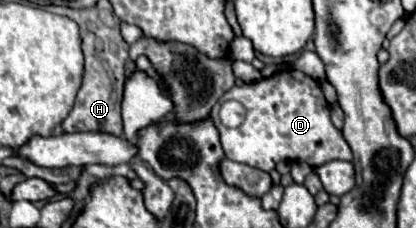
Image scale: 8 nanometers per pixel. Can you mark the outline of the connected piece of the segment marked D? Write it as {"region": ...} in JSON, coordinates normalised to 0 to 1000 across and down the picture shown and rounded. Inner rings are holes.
{"region":[[[675,307],[651,342],[632,342],[608,368],[560,377],[536,430],[512,465],[507,518],[531,588],[531,632],[550,702],[651,754],[666,711],[728,702],[743,728],[776,728],[796,702],[844,702],[844,649],[834,640],[820,570],[810,570],[791,518],[791,456],[767,386],[767,368],[719,316]],[[541,439],[570,439],[589,465],[589,526],[570,561],[546,561],[526,535],[526,465]]]}

